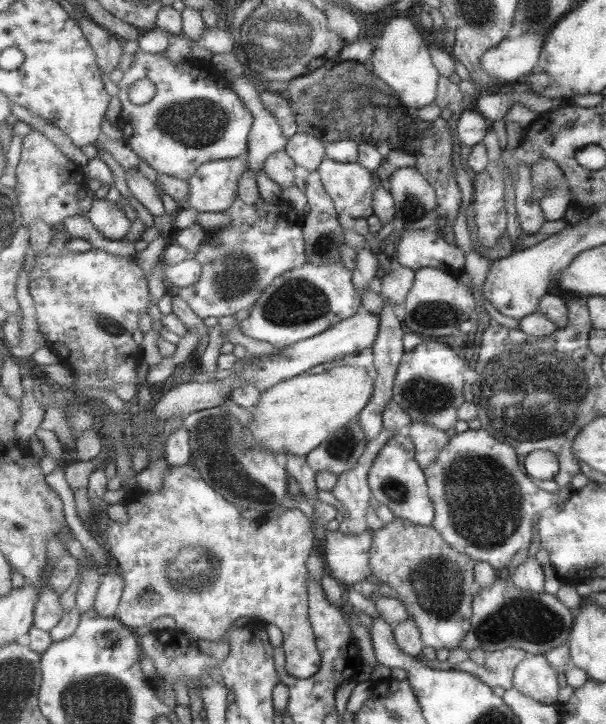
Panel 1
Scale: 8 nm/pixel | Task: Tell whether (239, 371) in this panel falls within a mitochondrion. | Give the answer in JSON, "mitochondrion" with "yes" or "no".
{"mitochondrion":"no"}

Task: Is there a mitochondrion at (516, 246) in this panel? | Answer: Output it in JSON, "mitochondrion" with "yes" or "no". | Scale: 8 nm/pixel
{"mitochondrion":"no"}

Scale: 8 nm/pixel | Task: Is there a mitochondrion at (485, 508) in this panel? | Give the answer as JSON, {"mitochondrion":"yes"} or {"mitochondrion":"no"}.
{"mitochondrion":"yes"}

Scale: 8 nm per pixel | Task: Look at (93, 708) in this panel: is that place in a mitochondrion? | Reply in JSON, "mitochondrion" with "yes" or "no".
{"mitochondrion":"yes"}

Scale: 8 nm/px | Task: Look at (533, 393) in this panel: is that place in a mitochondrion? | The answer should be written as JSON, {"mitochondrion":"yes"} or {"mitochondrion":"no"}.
{"mitochondrion":"yes"}

